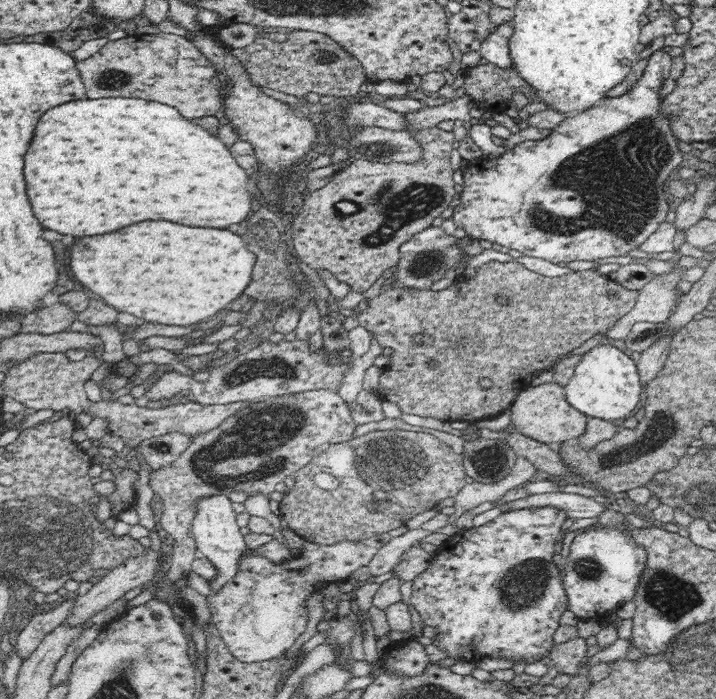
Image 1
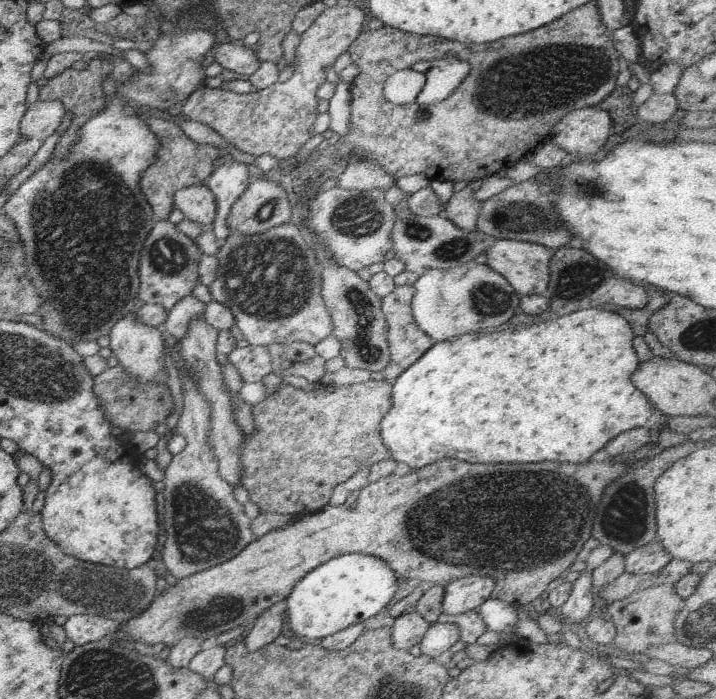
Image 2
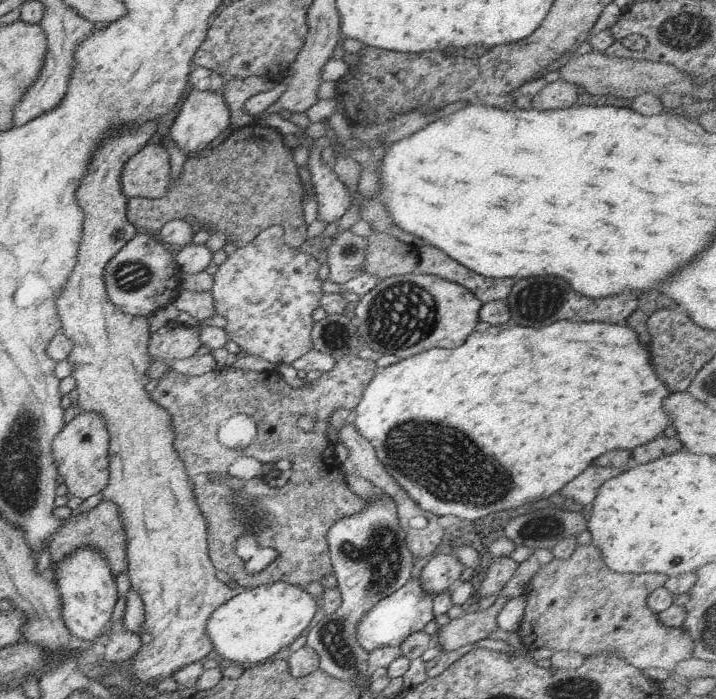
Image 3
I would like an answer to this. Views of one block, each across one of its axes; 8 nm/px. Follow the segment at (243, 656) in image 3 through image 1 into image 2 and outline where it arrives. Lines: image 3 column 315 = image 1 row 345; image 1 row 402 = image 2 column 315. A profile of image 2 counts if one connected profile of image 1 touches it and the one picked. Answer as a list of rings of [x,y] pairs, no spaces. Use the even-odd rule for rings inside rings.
[[[350,553],[330,559],[311,570],[287,596],[286,628],[303,640],[324,638],[353,624],[363,623],[388,608],[398,590],[398,574],[380,557]]]

